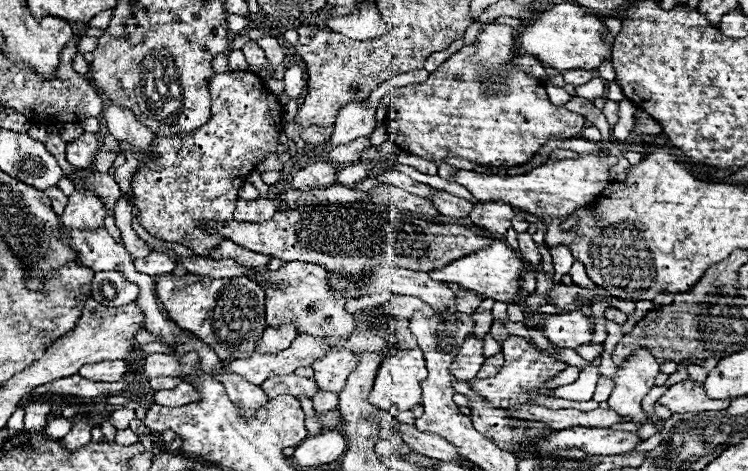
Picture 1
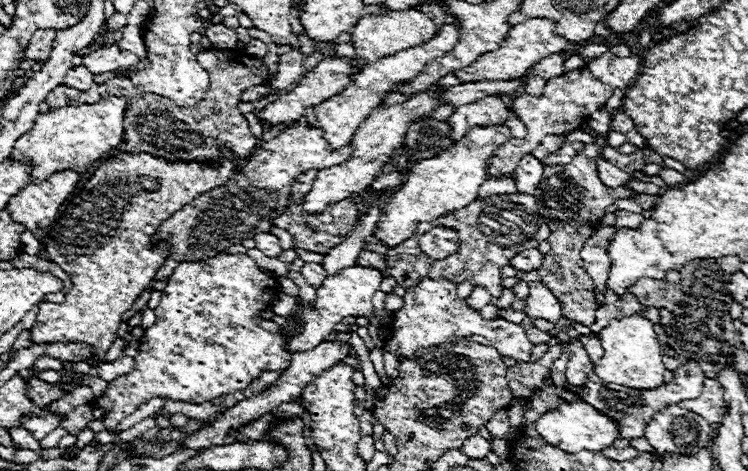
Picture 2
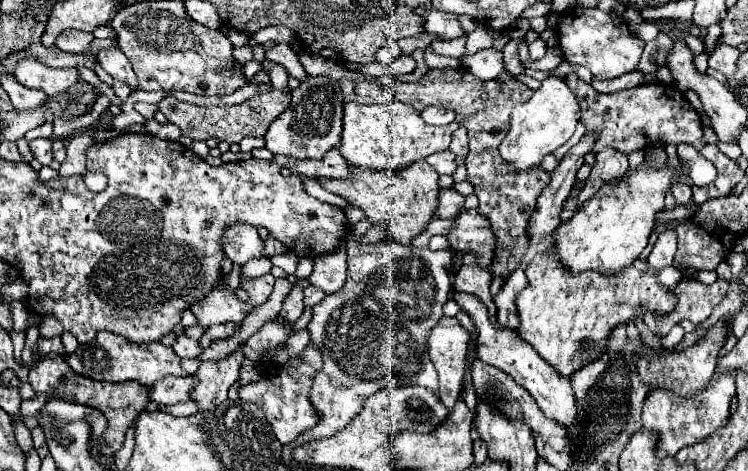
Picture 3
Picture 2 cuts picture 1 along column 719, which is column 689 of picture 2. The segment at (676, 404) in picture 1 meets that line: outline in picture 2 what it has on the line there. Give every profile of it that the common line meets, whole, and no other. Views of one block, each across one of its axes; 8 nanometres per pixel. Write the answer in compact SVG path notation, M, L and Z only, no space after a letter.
M706 378L704 388L702 388L702 396L698 396L694 400L682 400L682 404L678 404L678 406L704 416L710 424L720 424L722 418L726 416L726 402L724 402L722 392L724 390L718 380Z

